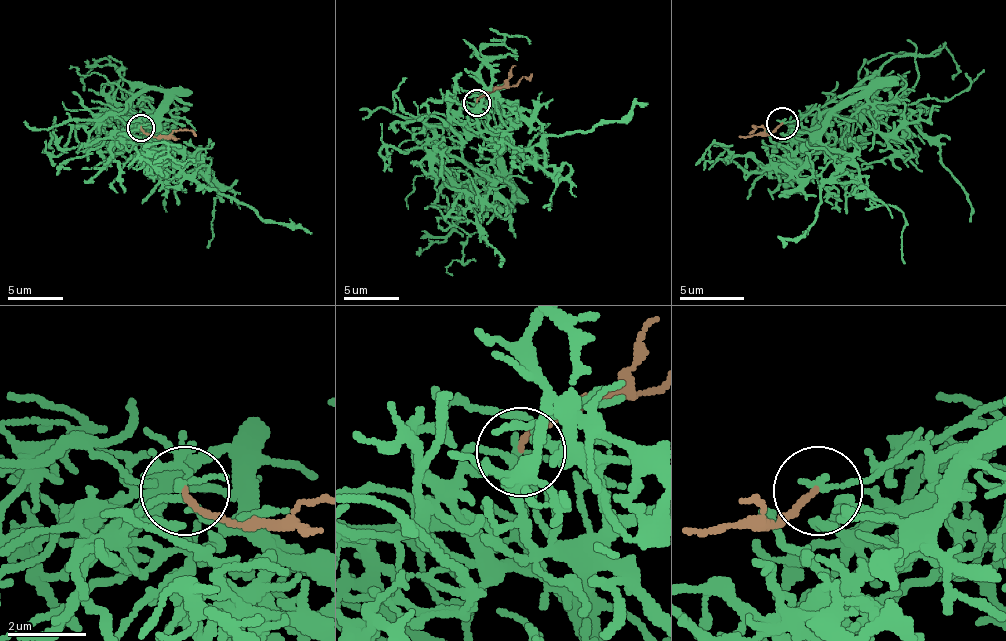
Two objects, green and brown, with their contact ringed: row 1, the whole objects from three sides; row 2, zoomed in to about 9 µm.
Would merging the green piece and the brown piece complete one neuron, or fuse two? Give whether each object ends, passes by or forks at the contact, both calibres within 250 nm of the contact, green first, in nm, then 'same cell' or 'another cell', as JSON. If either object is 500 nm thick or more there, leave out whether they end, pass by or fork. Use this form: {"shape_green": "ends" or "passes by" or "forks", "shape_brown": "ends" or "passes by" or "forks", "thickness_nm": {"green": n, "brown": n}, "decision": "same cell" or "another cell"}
{"shape_green": "forks", "shape_brown": "ends", "thickness_nm": {"green": 120, "brown": 130}, "decision": "another cell"}

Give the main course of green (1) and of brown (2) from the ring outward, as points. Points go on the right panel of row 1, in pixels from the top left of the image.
1: (783, 124), (857, 102), (899, 114), (938, 147), (941, 163), (970, 201), (970, 221)
2: (783, 124), (770, 134), (761, 127), (748, 134)

